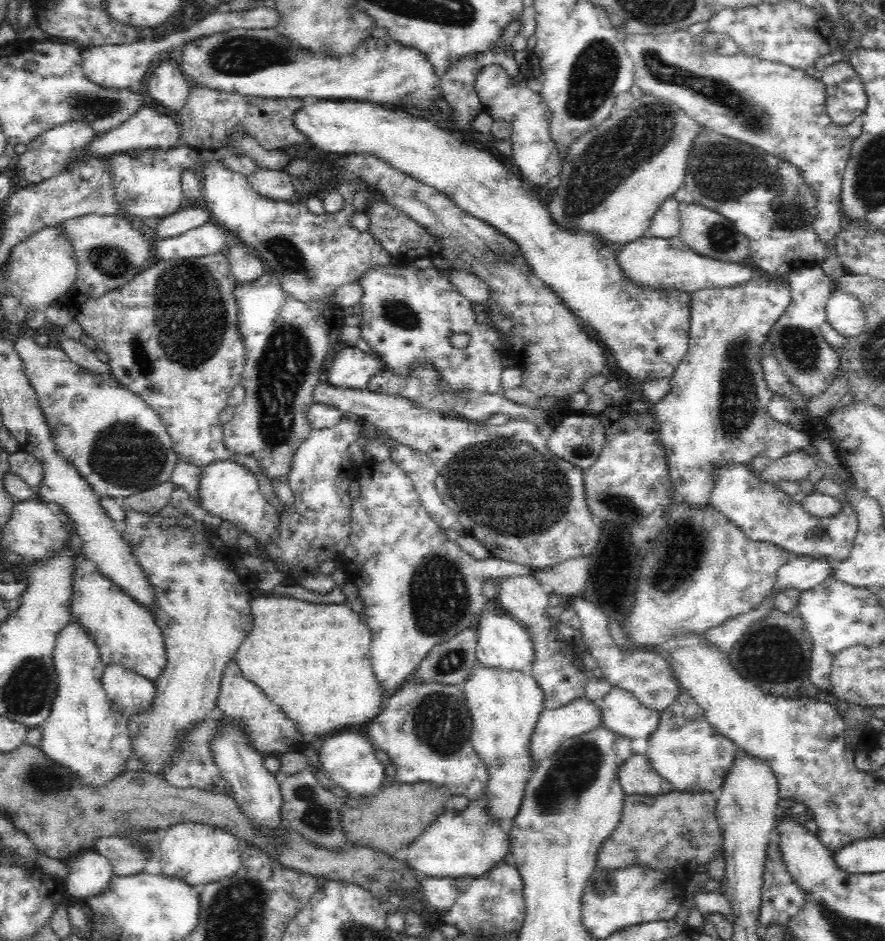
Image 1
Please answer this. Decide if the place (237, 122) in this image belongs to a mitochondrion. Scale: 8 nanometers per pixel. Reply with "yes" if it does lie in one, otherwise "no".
no

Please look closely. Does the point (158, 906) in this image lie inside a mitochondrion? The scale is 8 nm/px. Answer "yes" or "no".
no

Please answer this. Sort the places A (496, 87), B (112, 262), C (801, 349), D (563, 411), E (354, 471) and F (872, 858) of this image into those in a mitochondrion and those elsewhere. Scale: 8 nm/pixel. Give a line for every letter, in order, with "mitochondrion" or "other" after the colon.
A: other
B: mitochondrion
C: mitochondrion
D: other
E: other
F: other

